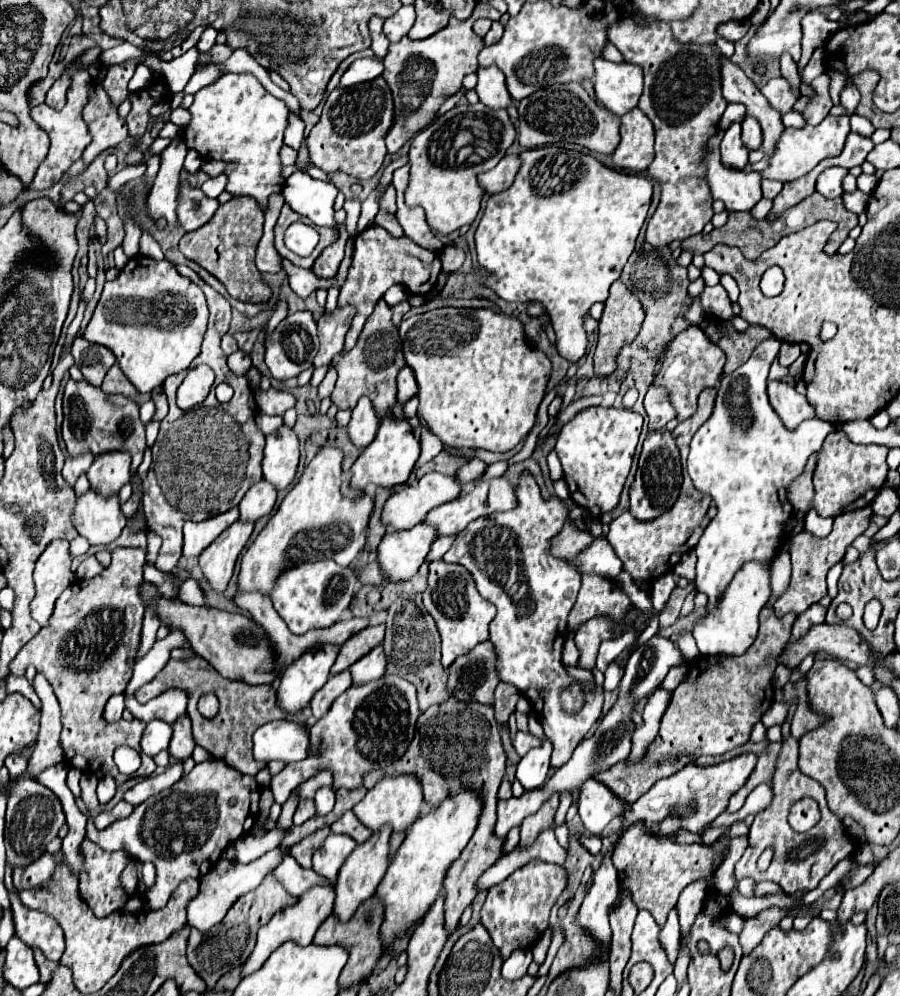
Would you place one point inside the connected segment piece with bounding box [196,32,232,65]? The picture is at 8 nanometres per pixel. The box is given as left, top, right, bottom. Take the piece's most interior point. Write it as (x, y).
(219, 52)

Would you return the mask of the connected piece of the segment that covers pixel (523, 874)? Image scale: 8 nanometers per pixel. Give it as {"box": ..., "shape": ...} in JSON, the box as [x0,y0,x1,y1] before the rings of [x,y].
{"box":[482,860,566,958],"shape":[[[532,860],[520,870],[516,870],[502,884],[490,888],[488,898],[482,908],[482,924],[490,932],[494,946],[500,950],[502,958],[508,958],[514,950],[530,950],[548,928],[550,908],[554,906],[560,892],[566,888],[566,870],[558,864],[548,864]]]}

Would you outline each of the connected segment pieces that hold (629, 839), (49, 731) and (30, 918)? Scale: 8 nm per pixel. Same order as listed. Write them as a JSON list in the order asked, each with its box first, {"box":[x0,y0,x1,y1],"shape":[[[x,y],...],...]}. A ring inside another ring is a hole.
[{"box":[614,824,726,926],"shape":[[[636,824],[620,838],[620,850],[616,852],[618,856],[614,856],[614,866],[620,874],[620,894],[630,892],[632,902],[638,906],[638,910],[648,910],[658,922],[658,926],[664,926],[666,916],[676,906],[680,892],[697,879],[712,878],[712,862],[716,860],[714,852],[718,854],[724,850],[726,836],[722,836],[714,844],[714,848],[706,848],[696,844],[678,844],[668,838],[658,838],[646,834],[642,828],[642,824]]]},{"box":[28,672,64,774],"shape":[[[38,672],[34,676],[32,688],[36,690],[38,698],[42,700],[42,718],[40,718],[40,740],[38,746],[30,758],[30,766],[28,766],[28,774],[38,774],[54,764],[64,762],[64,752],[60,746],[60,730],[62,730],[62,722],[60,722],[60,706],[56,696],[52,694],[52,686],[48,684],[48,680]]]},{"box":[10,892,64,960],"shape":[[[10,892],[10,906],[14,912],[16,936],[28,946],[38,946],[46,958],[60,960],[64,954],[64,934],[58,922],[50,918],[50,914],[26,908],[14,892]]]}]

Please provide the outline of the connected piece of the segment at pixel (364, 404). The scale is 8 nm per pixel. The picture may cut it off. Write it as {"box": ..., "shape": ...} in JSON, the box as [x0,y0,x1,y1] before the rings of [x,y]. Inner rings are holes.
{"box":[348,398,380,448],"shape":[[[360,398],[356,408],[352,410],[352,420],[348,424],[348,436],[354,442],[354,446],[366,448],[374,440],[378,432],[378,424],[380,418],[376,416],[372,402],[368,398]]]}

